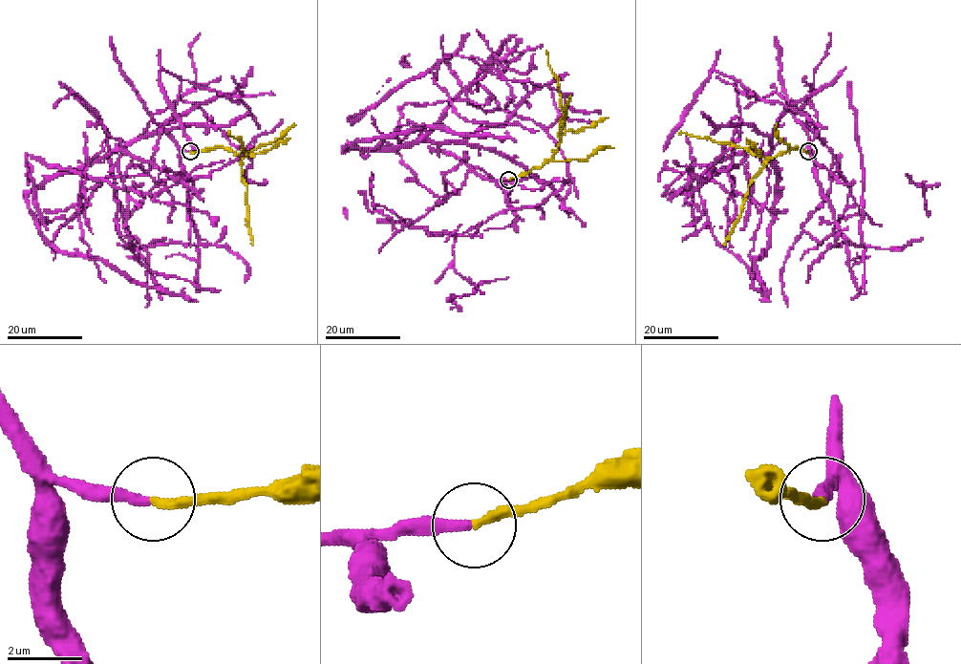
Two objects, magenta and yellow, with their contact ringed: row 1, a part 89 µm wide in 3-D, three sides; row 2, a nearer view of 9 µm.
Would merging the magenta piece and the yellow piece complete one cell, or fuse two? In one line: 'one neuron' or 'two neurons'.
one neuron

